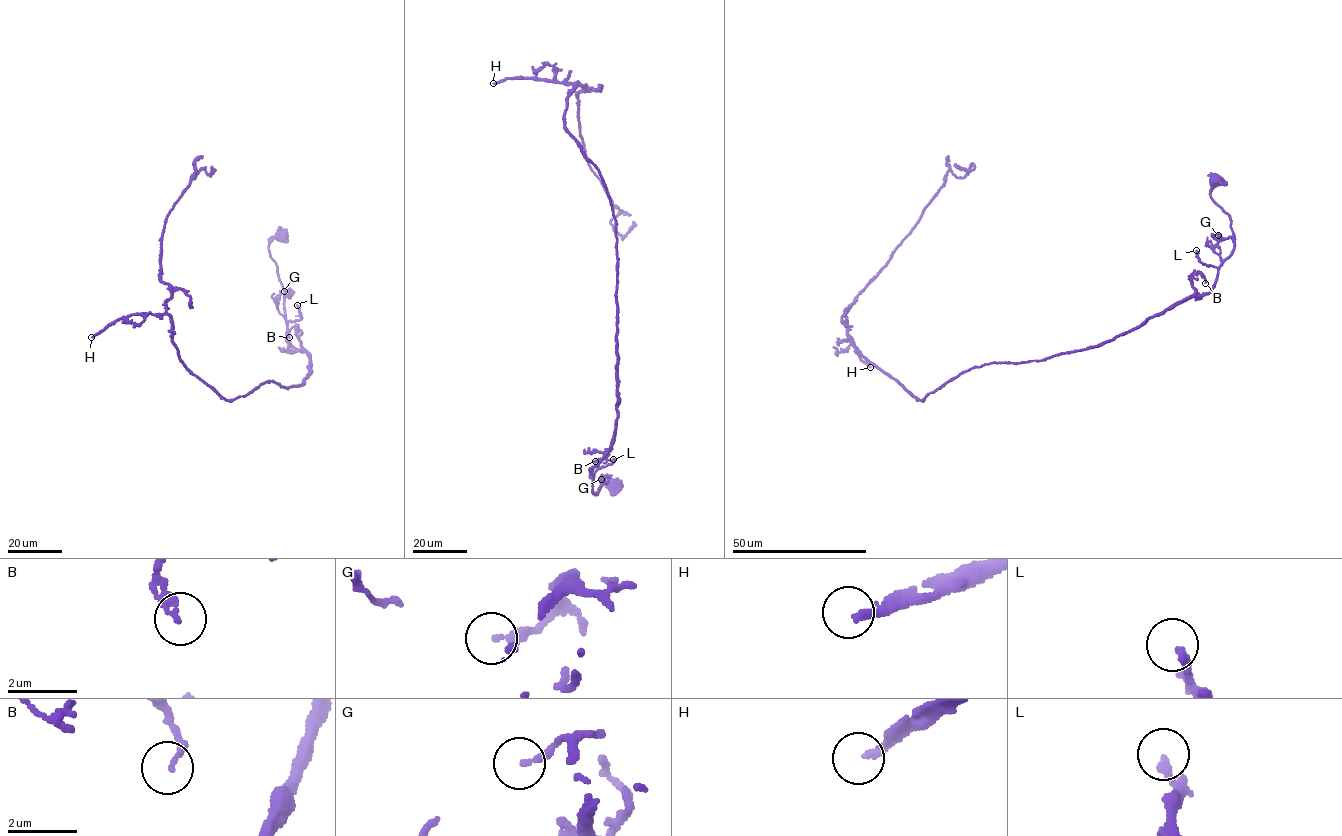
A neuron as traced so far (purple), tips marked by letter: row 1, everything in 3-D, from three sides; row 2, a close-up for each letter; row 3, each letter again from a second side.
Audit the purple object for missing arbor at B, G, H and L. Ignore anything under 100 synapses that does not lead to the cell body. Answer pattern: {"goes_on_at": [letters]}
{"goes_on_at": ["H"]}

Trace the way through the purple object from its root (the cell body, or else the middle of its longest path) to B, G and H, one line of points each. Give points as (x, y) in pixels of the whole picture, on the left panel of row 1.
B: (281, 235), (270, 242), (268, 250), (284, 290), (286, 339), (303, 351), (295, 326), (288, 334), (289, 337)
G: (281, 235), (270, 242), (268, 250), (277, 265), (284, 296), (289, 297), (288, 290), (284, 291)
H: (281, 235), (268, 250), (287, 340), (310, 359), (303, 384), (225, 399), (182, 363), (167, 314), (91, 337)

